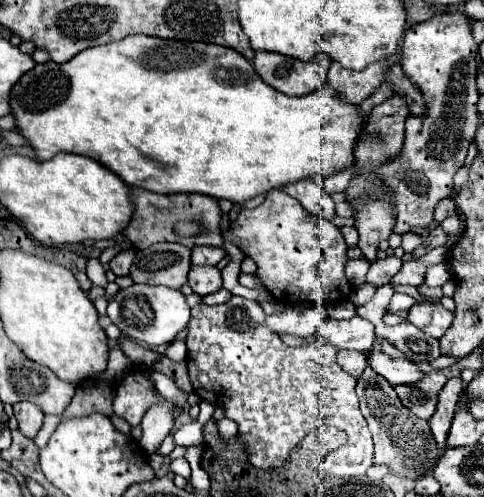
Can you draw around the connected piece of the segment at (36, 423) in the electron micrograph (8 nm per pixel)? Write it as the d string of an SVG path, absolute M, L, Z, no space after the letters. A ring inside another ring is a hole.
M21 401L21 403L13 405L13 413L19 421L19 431L27 439L33 439L37 435L37 431L41 429L41 425L43 425L45 415L41 413L41 409L37 409L37 405L33 405L33 403Z

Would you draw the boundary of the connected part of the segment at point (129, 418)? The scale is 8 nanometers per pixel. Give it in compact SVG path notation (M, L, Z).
M133 369L125 375L121 385L117 387L117 395L113 401L113 409L119 417L123 417L131 427L139 425L149 405L161 401L161 395L153 387L151 379L143 375L141 369Z

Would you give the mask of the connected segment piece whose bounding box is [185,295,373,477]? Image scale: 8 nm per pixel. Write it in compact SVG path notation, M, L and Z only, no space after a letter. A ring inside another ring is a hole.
M233 295L223 305L203 305L191 309L191 321L187 325L187 367L189 379L195 393L207 401L217 403L225 409L225 417L239 425L239 435L243 441L243 449L253 467L269 471L277 469L285 463L291 451L301 443L301 439L313 433L321 425L333 425L343 429L349 435L349 441L337 451L329 453L321 469L327 475L335 477L361 477L373 465L373 441L367 429L367 421L359 411L359 399L355 395L357 379L345 373L337 365L337 349L327 341L311 341L299 347L287 347L279 335L269 331L257 315L265 315L257 301L249 301L245 297Z

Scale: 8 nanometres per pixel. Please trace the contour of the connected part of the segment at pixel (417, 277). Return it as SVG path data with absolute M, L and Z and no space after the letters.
M437 247L437 249L429 251L427 255L419 257L419 259L411 259L411 261L403 263L401 271L393 277L395 283L419 287L419 285L425 281L425 271L427 271L431 265L439 263L437 257L441 257L441 261L445 261L445 255L447 255L447 247Z

